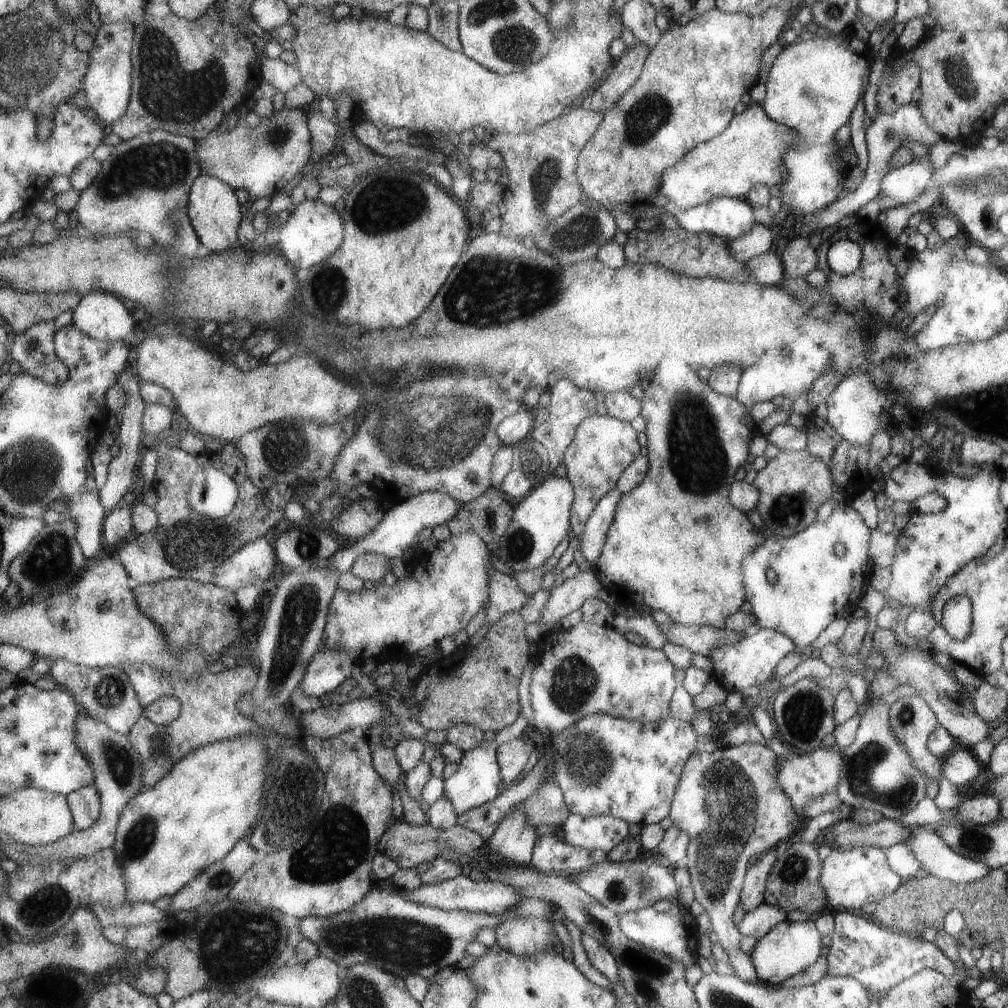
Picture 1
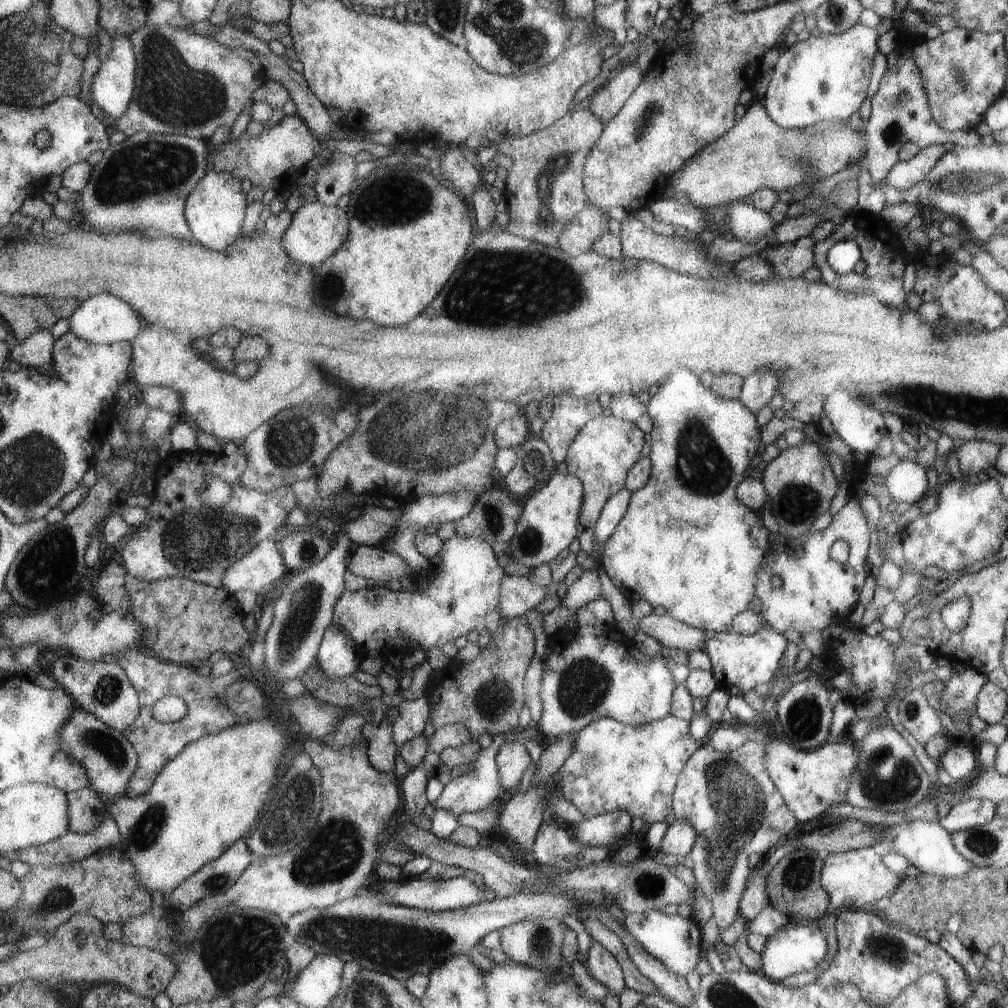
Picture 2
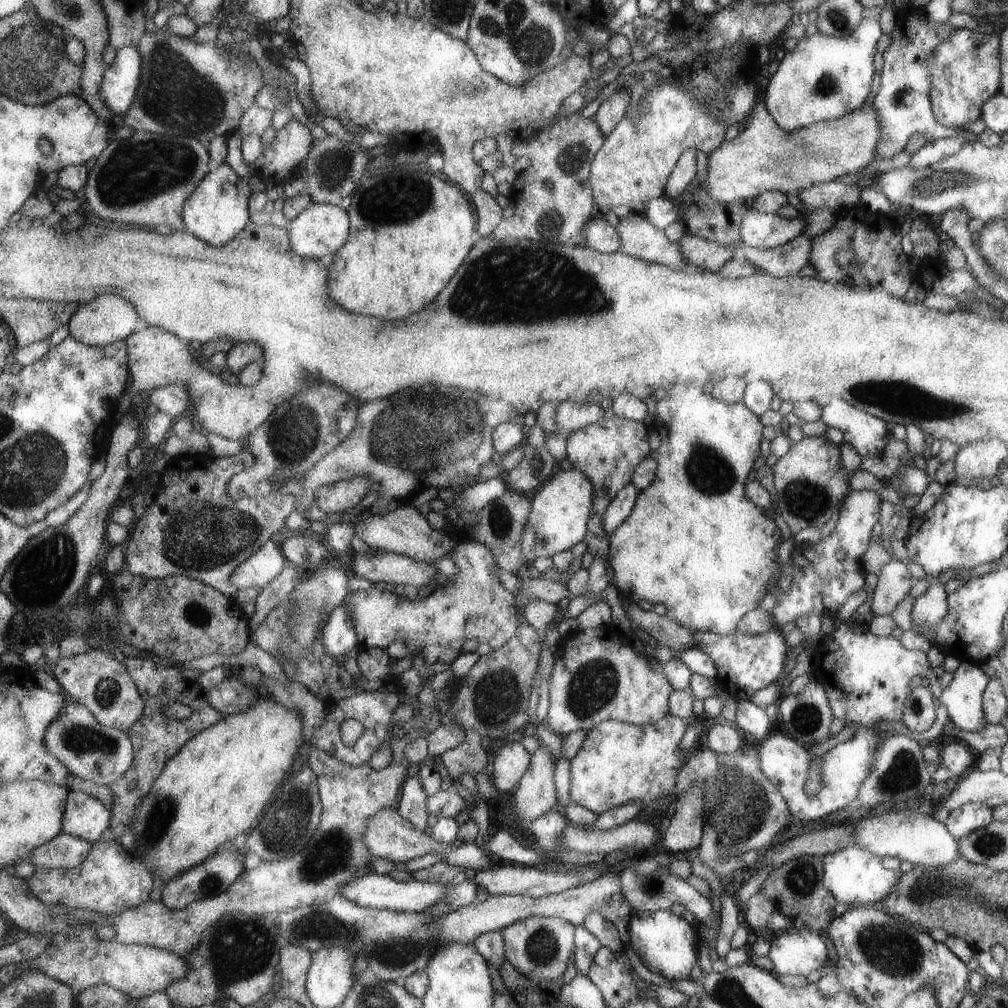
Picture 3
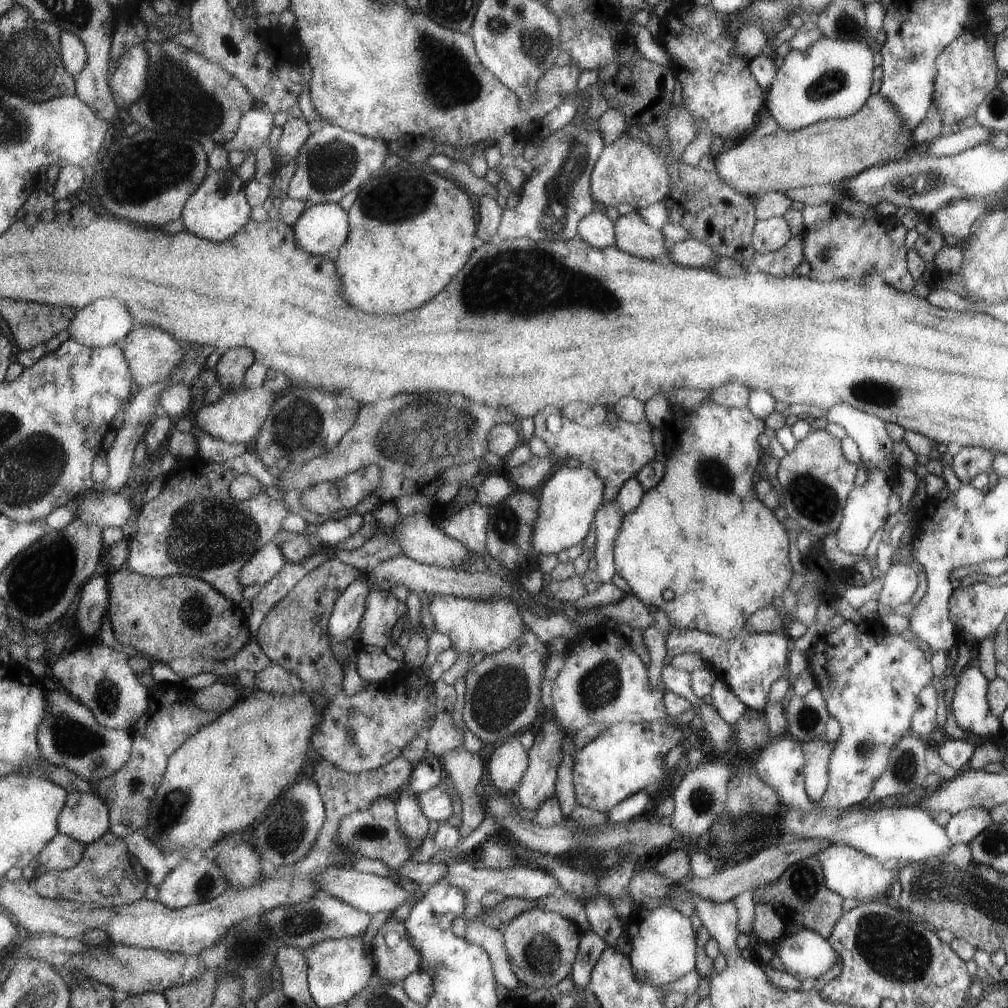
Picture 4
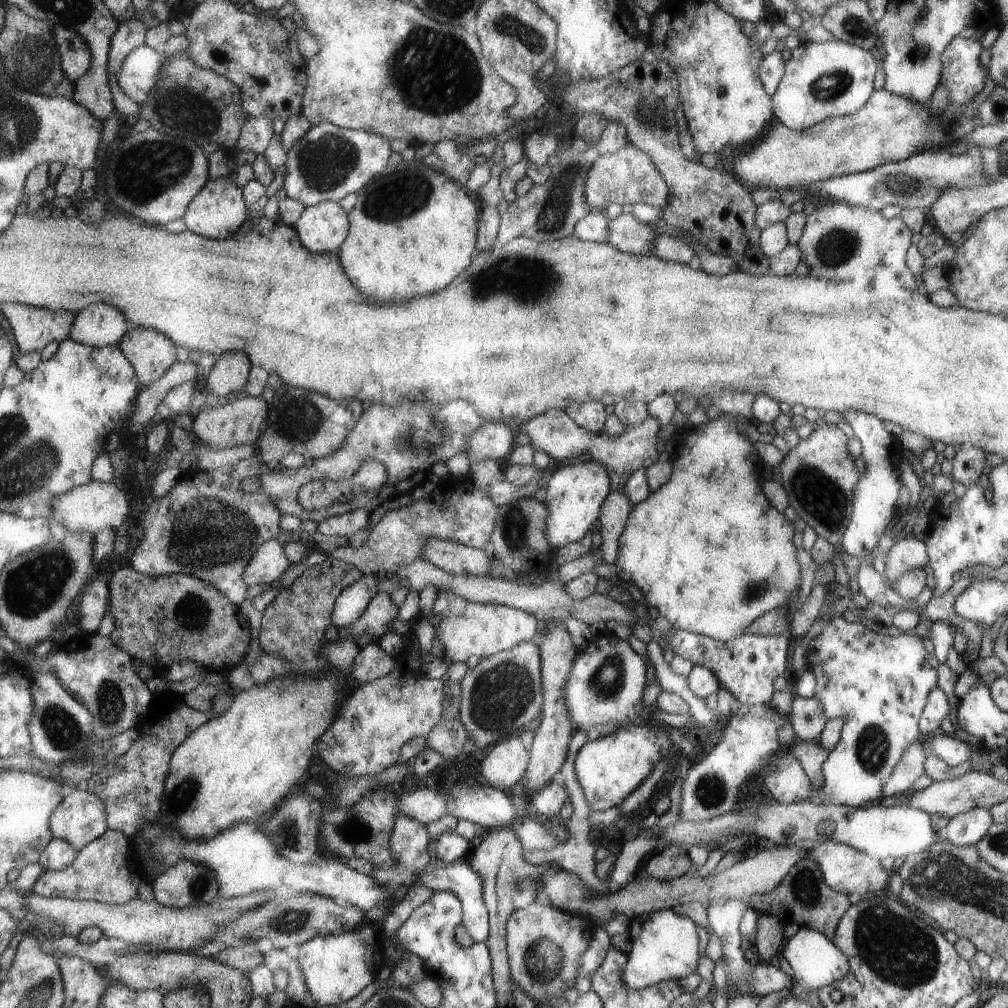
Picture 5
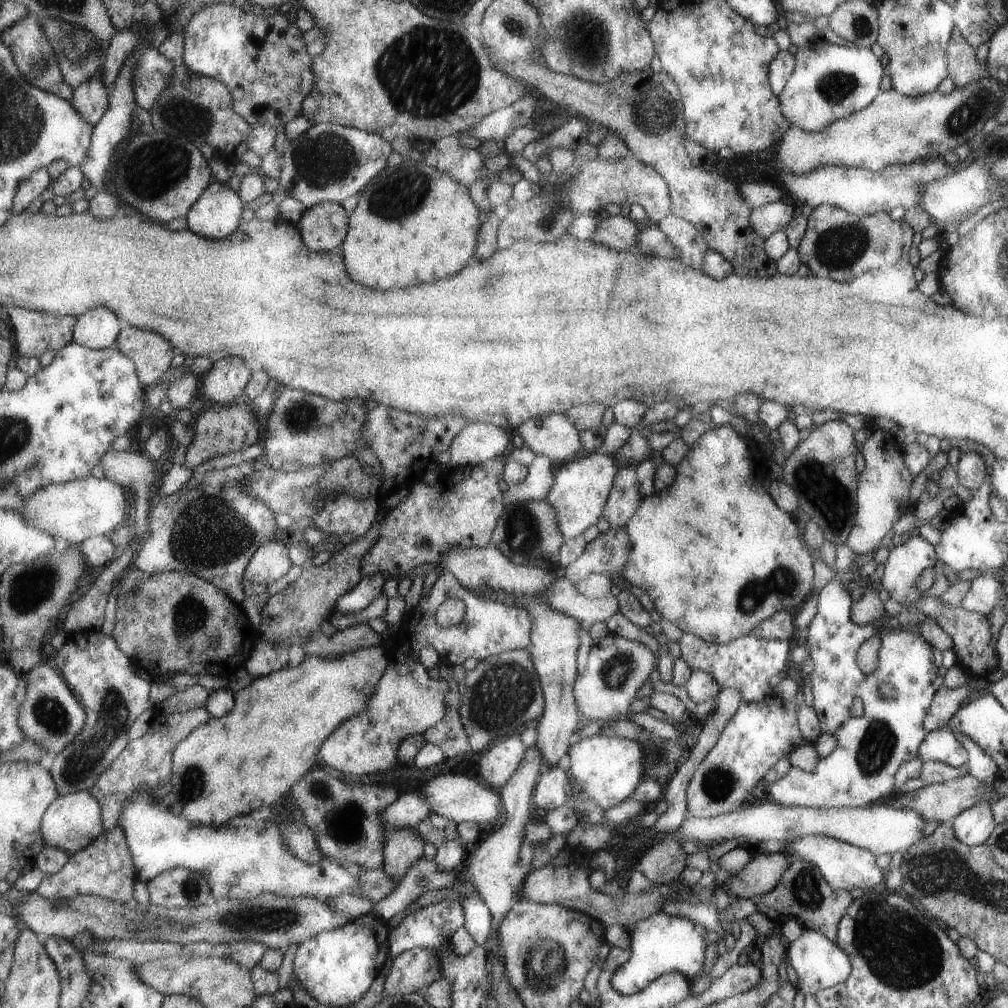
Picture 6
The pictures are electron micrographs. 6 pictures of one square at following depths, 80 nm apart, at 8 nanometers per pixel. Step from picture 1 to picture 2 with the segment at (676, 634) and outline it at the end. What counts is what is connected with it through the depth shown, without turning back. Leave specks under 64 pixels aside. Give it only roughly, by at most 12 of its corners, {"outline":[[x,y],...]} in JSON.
{"outline":[[650,613],[639,628],[664,648],[692,653],[707,633],[673,618]]}

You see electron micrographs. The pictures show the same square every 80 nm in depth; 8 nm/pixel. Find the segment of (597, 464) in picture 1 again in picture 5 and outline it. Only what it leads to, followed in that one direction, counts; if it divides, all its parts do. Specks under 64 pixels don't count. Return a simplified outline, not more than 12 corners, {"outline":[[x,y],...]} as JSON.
{"outline":[[561,409],[522,424],[535,449],[557,460],[606,464],[613,491],[665,457],[651,416],[618,438],[579,428]]}

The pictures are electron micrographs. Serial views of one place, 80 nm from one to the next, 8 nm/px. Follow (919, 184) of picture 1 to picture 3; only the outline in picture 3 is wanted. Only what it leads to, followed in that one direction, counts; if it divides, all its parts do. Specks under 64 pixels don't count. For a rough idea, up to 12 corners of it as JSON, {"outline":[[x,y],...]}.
{"outline":[[961,129],[961,136],[925,143],[908,163],[920,169],[957,152],[972,136]]}

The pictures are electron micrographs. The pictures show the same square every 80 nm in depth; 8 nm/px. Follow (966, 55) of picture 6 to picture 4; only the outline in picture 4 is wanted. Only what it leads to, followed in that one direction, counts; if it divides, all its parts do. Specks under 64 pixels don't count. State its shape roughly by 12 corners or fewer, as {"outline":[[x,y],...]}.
{"outline":[[961,33],[934,60],[943,126],[970,122],[996,86],[984,34]]}

